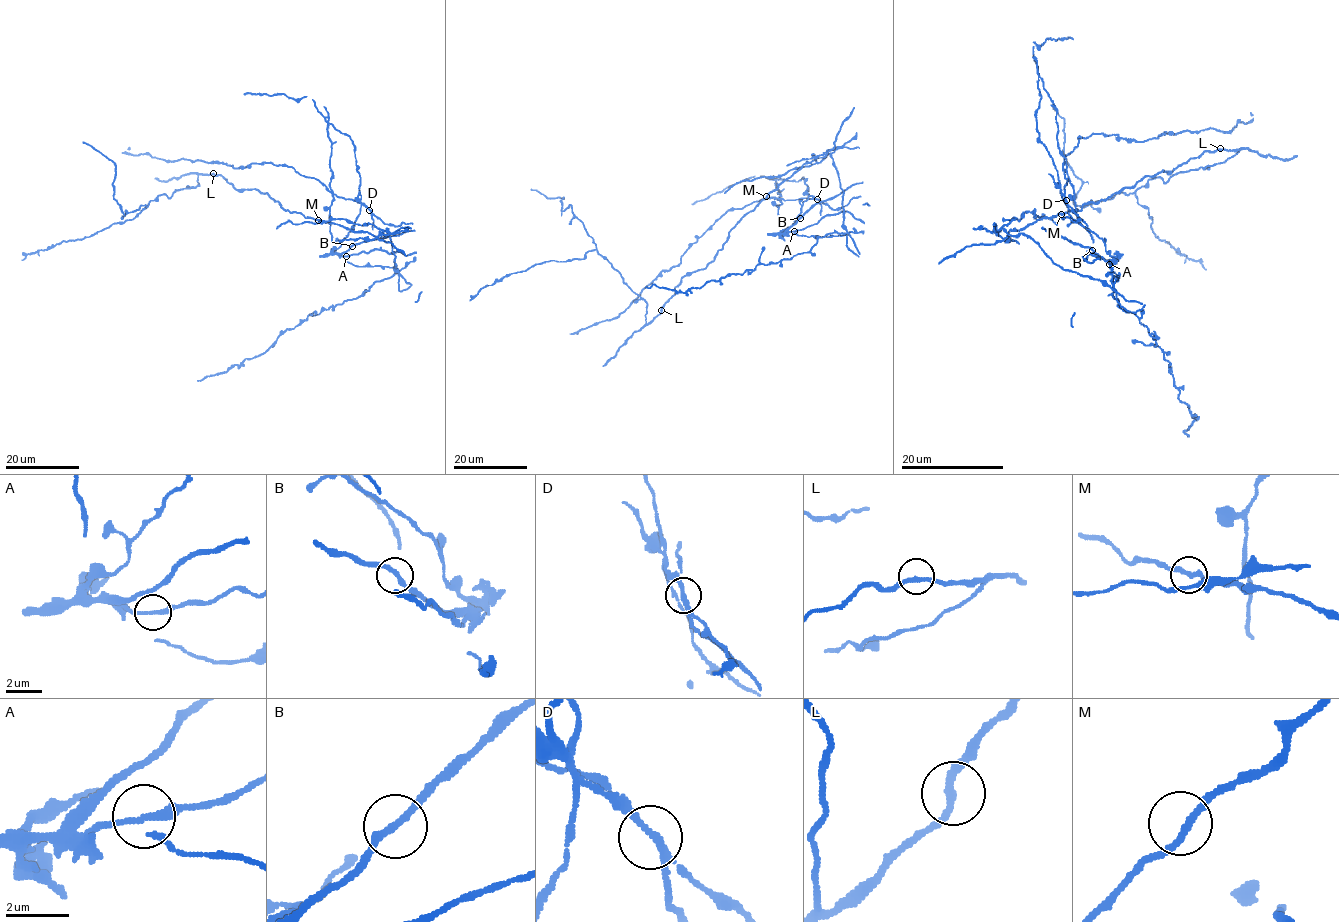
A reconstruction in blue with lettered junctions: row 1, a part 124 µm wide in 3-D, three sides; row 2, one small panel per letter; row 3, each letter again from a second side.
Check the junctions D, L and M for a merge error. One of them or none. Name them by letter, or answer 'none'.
D

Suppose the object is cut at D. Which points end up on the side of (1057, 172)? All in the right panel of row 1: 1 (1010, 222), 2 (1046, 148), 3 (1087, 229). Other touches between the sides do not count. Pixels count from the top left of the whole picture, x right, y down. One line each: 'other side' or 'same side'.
1: same side
2: same side
3: same side

